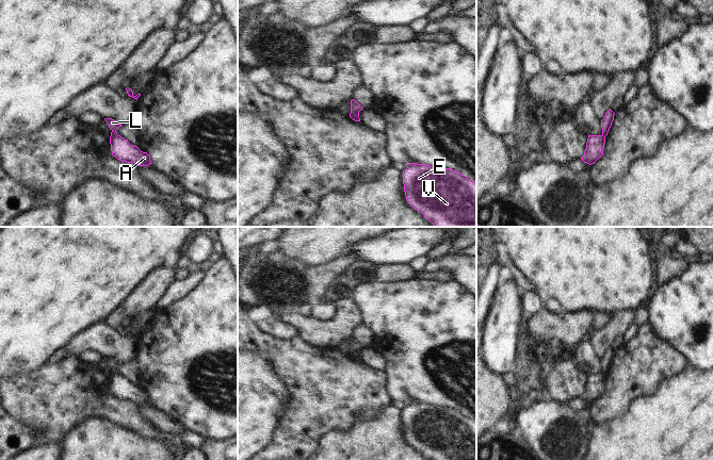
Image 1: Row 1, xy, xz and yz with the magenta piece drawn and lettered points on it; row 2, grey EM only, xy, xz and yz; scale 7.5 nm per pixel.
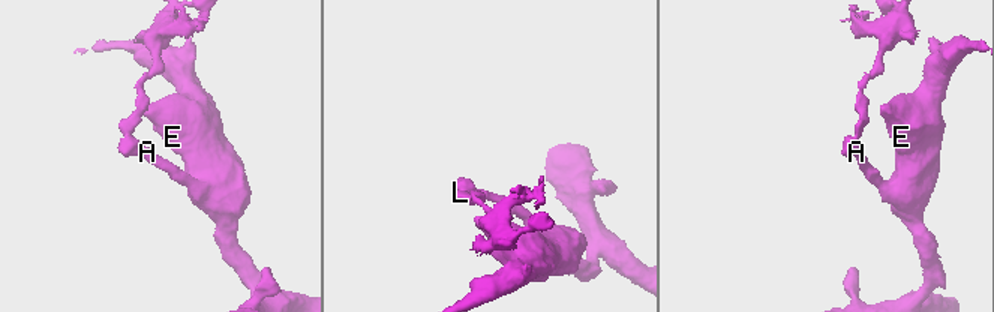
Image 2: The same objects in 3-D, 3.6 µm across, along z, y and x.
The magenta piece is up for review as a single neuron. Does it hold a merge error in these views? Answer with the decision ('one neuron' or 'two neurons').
two neurons

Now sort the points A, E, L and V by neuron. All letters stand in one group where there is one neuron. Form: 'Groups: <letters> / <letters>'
Groups: A E V / L

